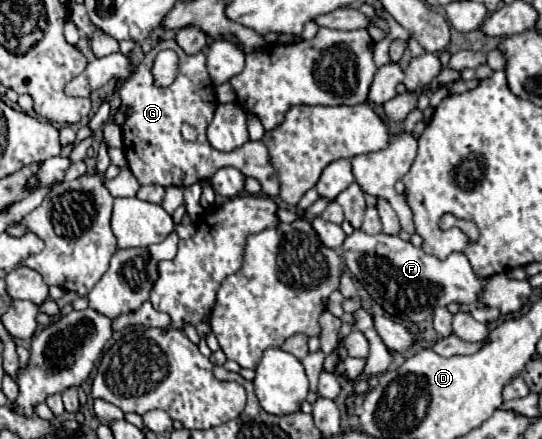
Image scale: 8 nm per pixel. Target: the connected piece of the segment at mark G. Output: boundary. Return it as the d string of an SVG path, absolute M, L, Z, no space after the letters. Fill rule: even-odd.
M164 40L156 44L140 62L136 74L132 74L132 78L122 86L120 98L122 98L122 108L126 114L126 120L122 124L122 136L124 136L122 150L126 154L132 174L138 178L142 186L144 184L192 186L196 182L210 180L220 168L232 166L232 168L238 168L244 176L256 178L262 186L264 196L268 198L278 196L280 184L278 184L276 172L272 170L272 164L268 162L268 150L260 140L258 142L248 140L242 148L236 148L232 152L220 152L208 144L206 128L214 116L218 102L214 96L214 84L206 70L204 52L190 56L174 40ZM162 50L174 50L180 58L178 76L166 88L156 86L154 74L152 74L154 58ZM184 124L196 128L194 140L186 140L182 136Z

